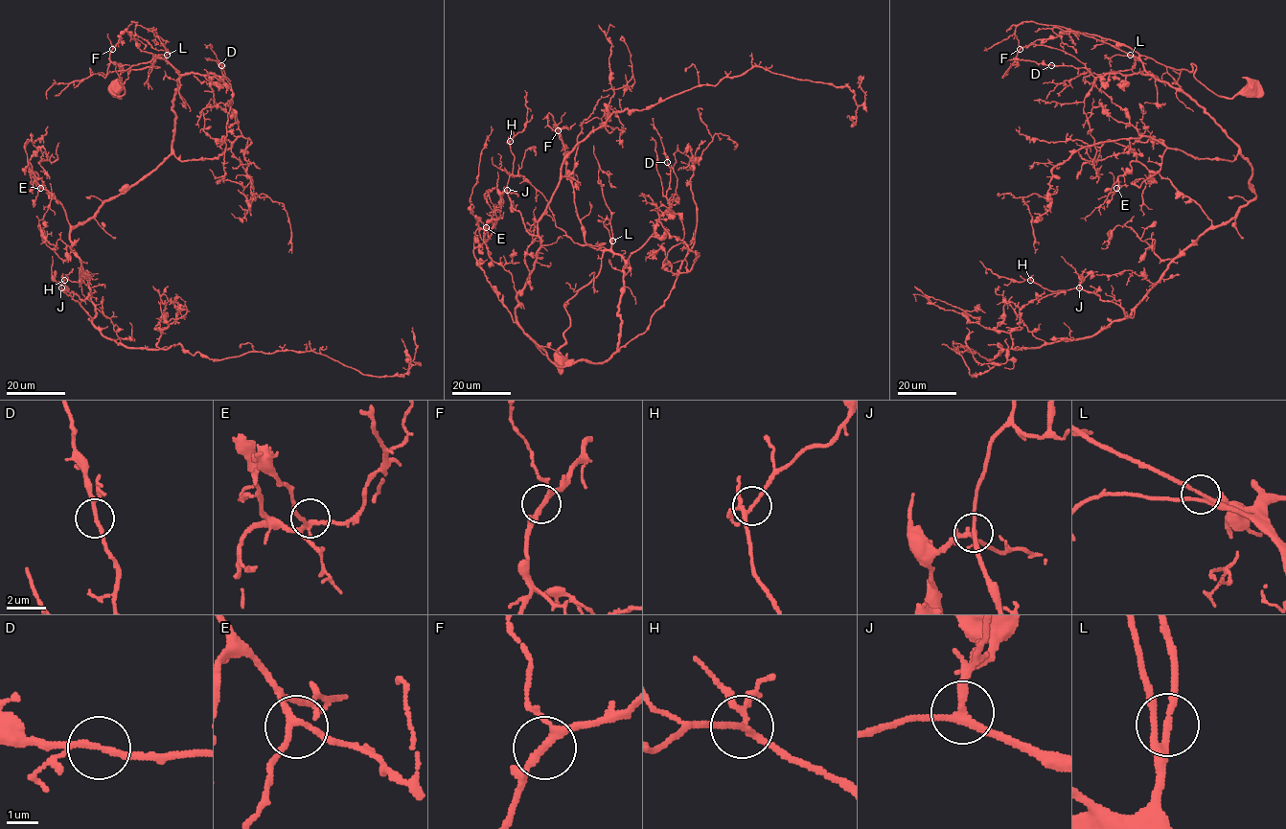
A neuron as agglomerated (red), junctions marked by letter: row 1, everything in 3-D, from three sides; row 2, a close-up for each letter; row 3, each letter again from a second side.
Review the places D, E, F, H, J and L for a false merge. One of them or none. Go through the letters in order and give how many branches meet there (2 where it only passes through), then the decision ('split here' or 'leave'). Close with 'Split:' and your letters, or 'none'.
D: 3 branches meet; leave
E: 3 branches meet; leave
F: 3 branches meet; leave
H: 3 branches meet; leave
J: 3 branches meet; leave
L: 3 branches meet; leave
Split: none

